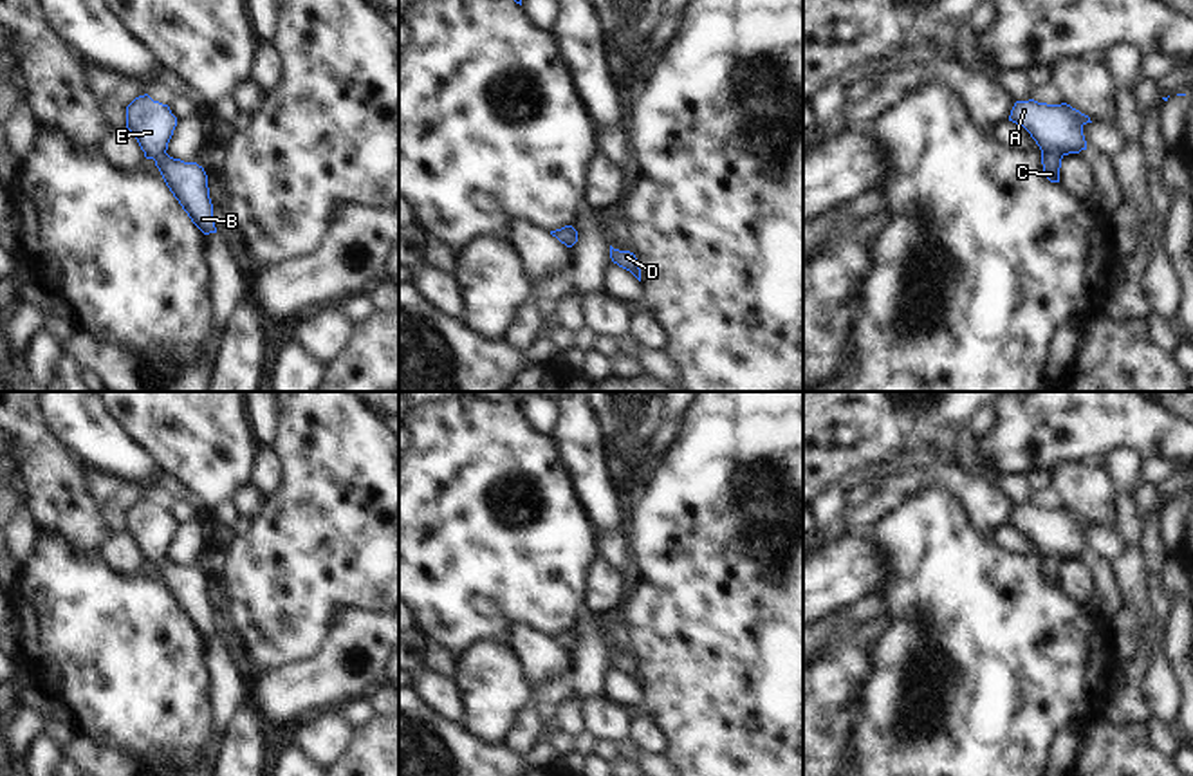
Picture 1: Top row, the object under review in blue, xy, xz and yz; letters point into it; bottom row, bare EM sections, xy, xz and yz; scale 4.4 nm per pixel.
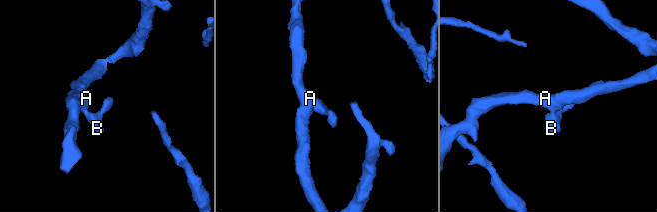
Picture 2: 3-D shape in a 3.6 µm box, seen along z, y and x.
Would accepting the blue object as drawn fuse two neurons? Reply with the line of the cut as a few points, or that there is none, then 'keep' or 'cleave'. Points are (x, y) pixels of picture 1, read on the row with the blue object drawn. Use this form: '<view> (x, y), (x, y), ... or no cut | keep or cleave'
no cut | keep

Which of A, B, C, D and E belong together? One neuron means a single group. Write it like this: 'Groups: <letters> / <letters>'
Groups: A B C D E

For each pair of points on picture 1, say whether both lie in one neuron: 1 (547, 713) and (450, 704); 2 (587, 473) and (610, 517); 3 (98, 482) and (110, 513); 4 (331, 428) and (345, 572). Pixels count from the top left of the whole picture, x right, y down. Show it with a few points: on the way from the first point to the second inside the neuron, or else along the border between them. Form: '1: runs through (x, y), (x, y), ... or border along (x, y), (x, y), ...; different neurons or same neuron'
1: border along (419, 697), (459, 724); different neurons
2: runs through (592, 484), (601, 506); same neuron
3: runs through (105, 489), (110, 495), (110, 506); same neuron
4: runs through (338, 464), (342, 536); same neuron

